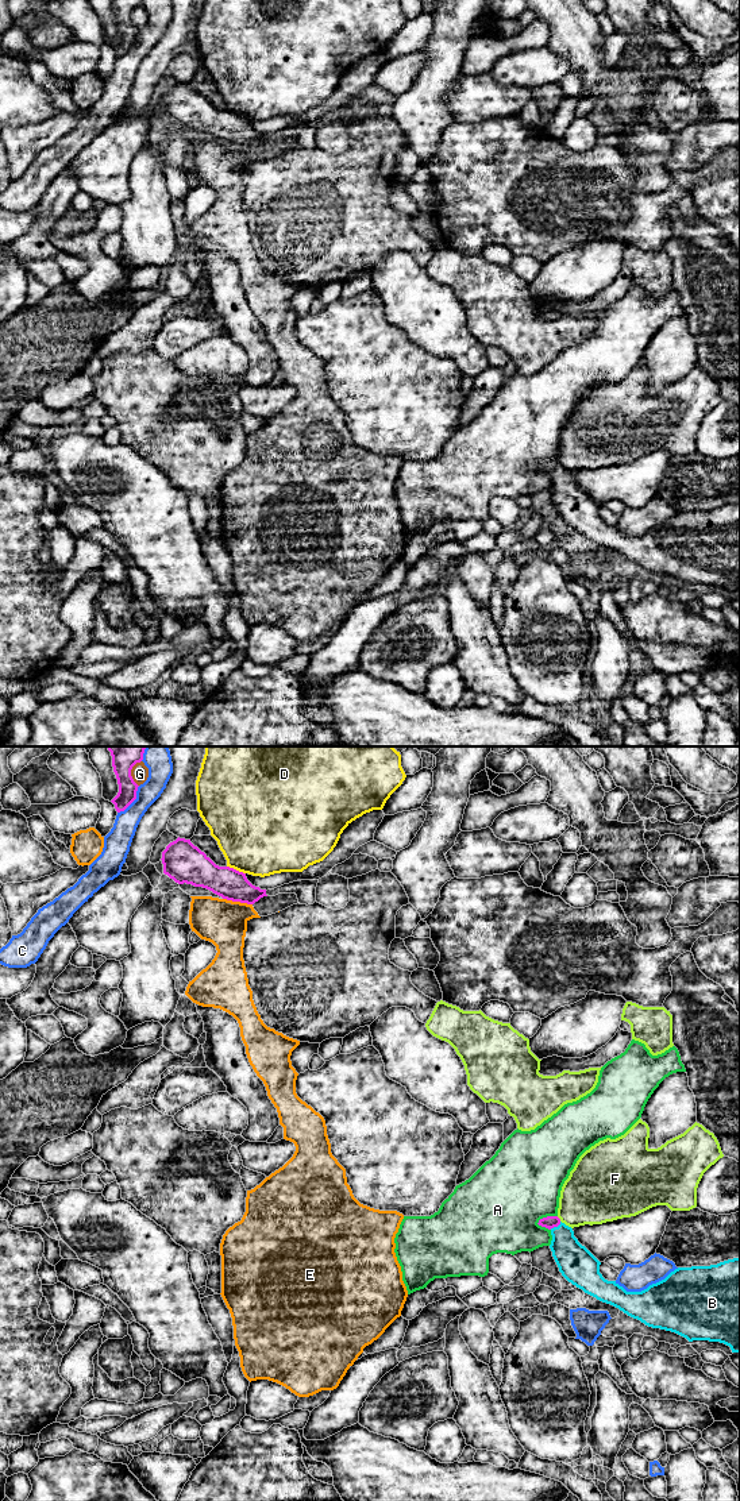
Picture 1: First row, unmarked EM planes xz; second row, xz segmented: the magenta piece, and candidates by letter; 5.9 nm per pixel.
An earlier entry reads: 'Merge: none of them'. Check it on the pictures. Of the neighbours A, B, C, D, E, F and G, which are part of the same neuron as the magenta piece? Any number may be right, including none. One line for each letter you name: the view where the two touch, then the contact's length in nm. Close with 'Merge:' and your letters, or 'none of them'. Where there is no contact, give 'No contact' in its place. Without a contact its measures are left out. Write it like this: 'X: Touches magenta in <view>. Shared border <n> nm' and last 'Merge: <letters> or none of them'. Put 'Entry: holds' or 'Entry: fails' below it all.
B: Touches magenta in xz. Shared border 80 nm
Merge: B
Entry: fails

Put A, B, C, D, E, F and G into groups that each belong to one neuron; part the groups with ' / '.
A / B / C / D / E / F / G

